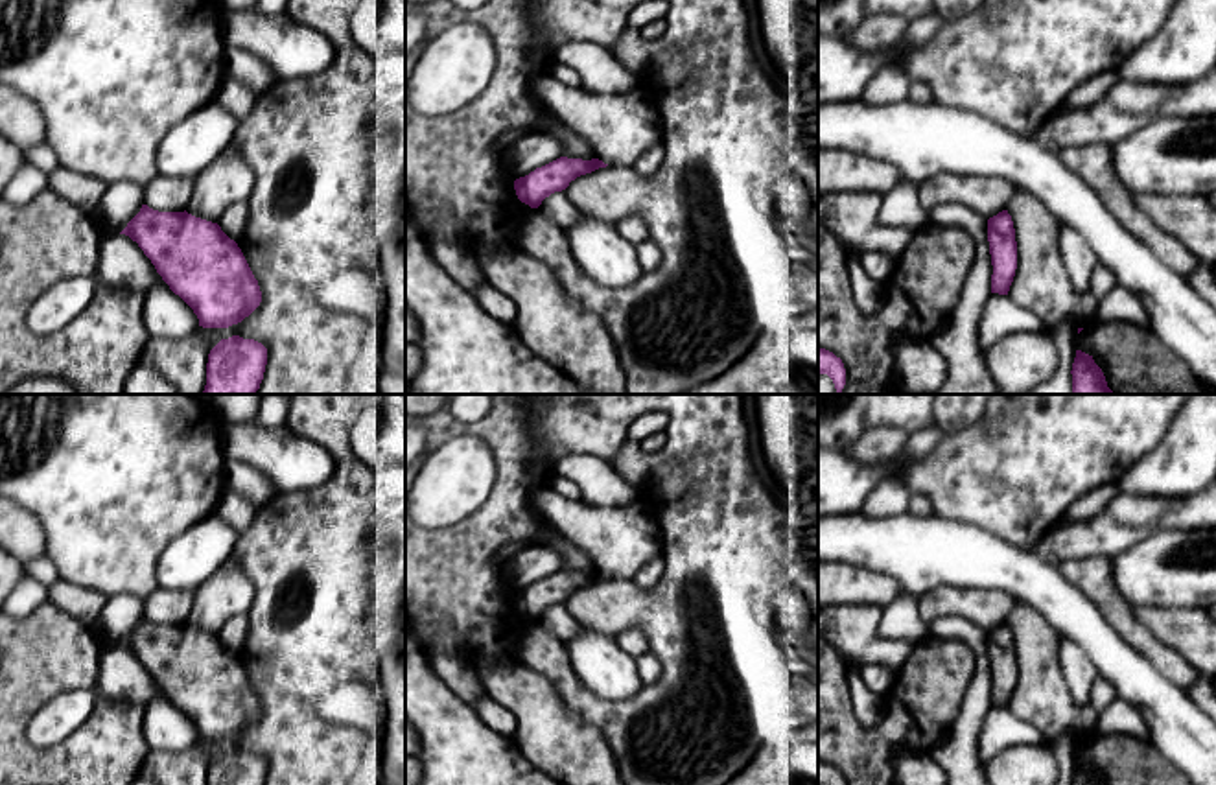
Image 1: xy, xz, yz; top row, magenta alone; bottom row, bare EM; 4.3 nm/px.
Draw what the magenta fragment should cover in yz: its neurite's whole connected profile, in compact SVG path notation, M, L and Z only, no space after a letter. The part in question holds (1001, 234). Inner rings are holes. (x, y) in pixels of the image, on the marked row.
M1008 210L988 219L988 241L991 254L991 293L1008 295L1017 269L1017 241Z

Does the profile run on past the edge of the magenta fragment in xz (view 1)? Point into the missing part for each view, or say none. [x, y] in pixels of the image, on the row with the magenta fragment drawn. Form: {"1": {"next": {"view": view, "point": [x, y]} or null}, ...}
{"1": {"next": null}}

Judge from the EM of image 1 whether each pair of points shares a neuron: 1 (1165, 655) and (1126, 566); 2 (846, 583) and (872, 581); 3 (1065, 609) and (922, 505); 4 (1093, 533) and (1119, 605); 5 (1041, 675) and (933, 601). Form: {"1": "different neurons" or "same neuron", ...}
{"1": "different neurons", "2": "same neuron", "3": "different neurons", "4": "different neurons", "5": "same neuron"}

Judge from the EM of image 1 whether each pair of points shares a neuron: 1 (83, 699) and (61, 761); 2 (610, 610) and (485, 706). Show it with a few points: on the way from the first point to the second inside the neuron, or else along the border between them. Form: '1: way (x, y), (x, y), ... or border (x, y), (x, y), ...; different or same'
1: border (98, 701), (61, 741), (28, 741); different
2: border (485, 693), (513, 714), (516, 723), (513, 736); different

